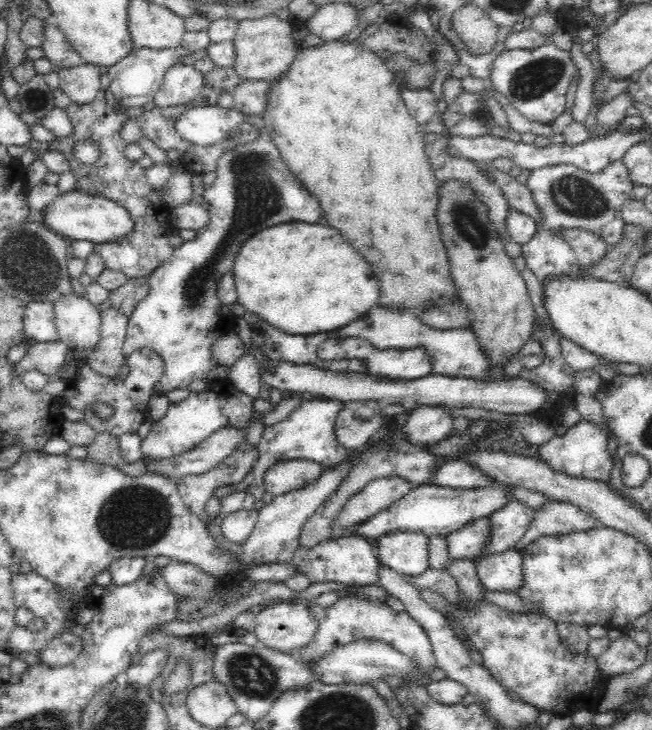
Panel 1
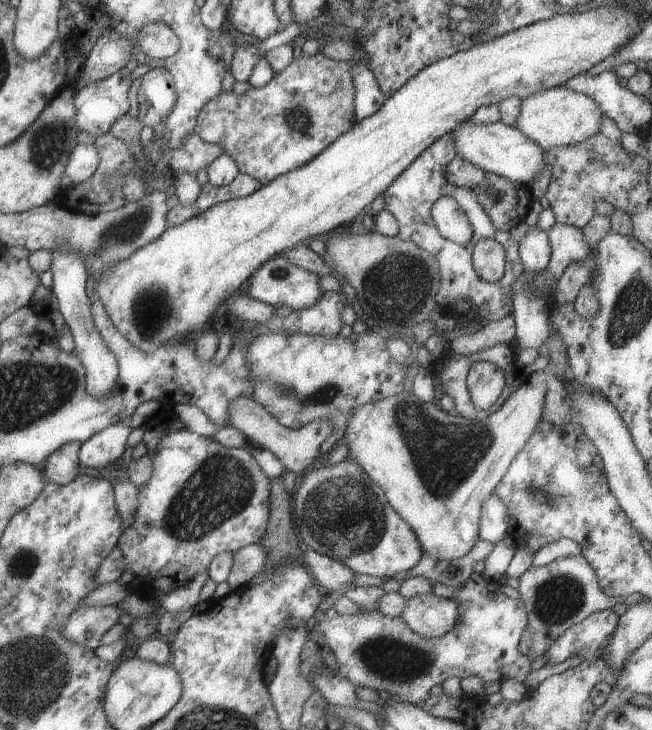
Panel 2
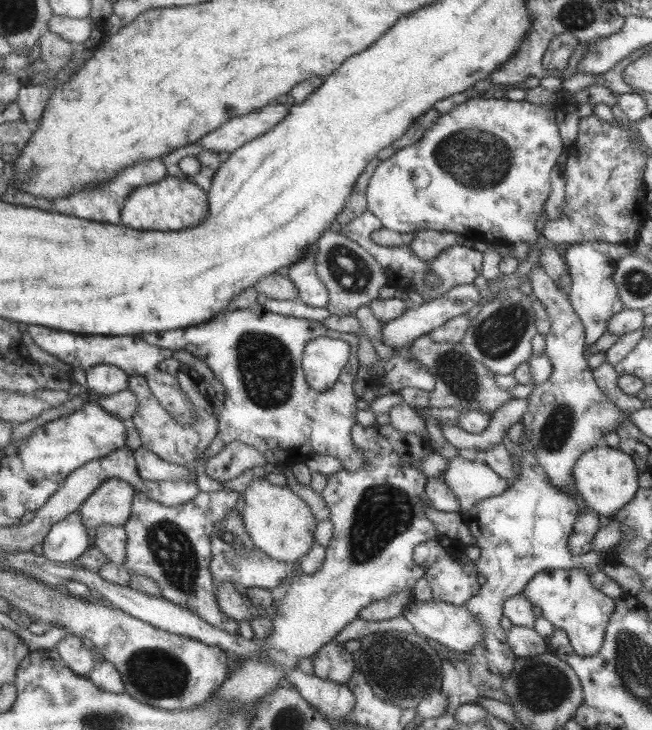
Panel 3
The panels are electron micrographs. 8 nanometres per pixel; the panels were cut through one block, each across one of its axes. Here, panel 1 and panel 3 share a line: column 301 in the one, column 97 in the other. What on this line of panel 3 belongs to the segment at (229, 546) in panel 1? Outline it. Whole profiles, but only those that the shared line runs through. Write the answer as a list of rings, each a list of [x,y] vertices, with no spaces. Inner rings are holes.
[[[107,478],[81,503],[77,512],[93,545],[97,526],[121,526],[127,522],[135,488],[121,478]]]

